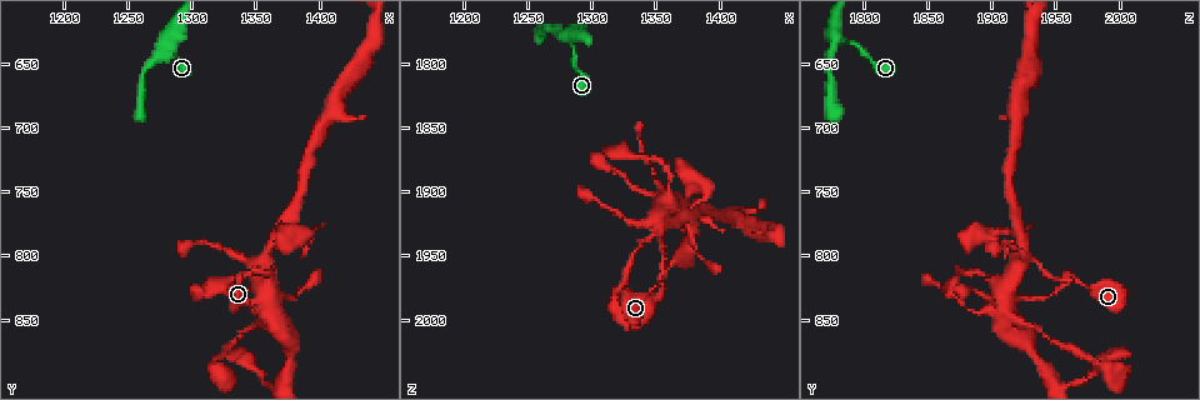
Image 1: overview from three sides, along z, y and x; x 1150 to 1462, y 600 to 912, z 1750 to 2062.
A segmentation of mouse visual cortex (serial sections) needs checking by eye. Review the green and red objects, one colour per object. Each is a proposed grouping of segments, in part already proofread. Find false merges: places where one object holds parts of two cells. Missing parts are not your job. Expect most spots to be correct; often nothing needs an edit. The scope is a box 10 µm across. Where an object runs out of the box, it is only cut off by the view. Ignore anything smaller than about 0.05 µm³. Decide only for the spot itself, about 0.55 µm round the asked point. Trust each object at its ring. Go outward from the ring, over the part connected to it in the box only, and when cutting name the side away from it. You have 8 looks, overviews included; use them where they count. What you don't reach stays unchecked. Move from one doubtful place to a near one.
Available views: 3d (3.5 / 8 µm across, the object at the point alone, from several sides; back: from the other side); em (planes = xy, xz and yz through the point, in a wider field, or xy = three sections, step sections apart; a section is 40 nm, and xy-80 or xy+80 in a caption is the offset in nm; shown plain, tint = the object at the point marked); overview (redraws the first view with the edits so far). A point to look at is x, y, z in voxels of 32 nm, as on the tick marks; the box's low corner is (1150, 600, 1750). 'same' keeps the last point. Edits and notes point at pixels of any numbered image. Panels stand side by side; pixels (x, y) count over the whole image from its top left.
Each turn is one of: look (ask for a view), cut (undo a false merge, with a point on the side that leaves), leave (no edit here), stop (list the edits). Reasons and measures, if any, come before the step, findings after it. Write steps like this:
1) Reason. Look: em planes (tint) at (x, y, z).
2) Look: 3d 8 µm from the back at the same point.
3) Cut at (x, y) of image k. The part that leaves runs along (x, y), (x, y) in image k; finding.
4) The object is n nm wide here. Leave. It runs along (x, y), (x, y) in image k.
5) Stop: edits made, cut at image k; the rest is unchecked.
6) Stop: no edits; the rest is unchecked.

Calibre changes. Look: 3d 8 µm at (1358, 800, 1926).

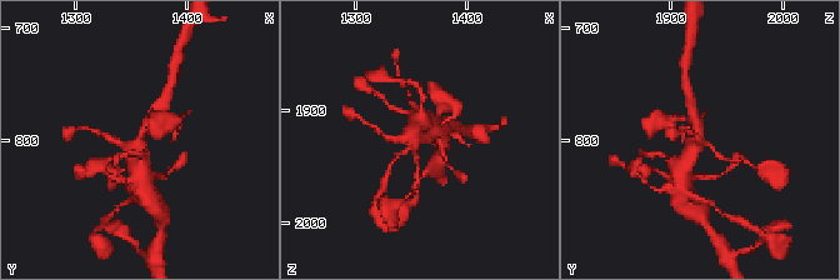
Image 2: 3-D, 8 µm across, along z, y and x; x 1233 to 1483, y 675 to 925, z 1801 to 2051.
Look: 3d 3.5 µm at the same point.

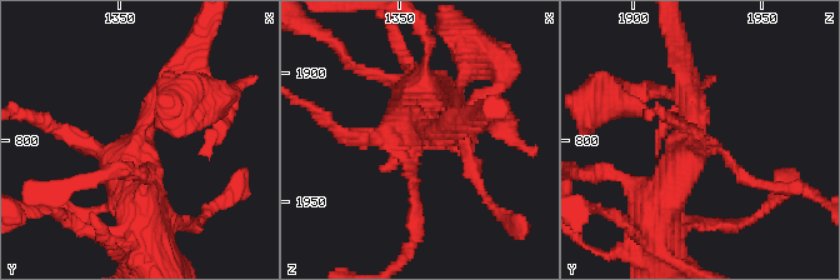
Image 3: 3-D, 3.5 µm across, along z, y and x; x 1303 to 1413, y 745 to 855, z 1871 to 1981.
4 arms meet here; the arms are 150, 200, 300, 450 nm wide; now the EM. Look: em xy step 5 (tint) at (1357, 800, 1927).

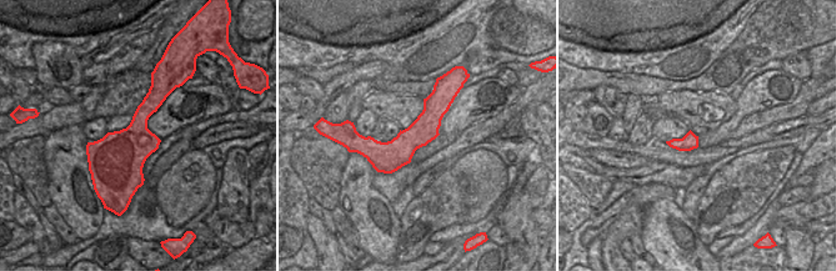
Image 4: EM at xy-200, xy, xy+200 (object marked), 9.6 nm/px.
The object is 260 nm wide here. Leave. It runs along (452, 93), (399, 149), (364, 140) in image 4; one cell here.

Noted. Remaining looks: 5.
Sudden change in width. Look: 3d 3.5 µm at (1402, 698, 1920).

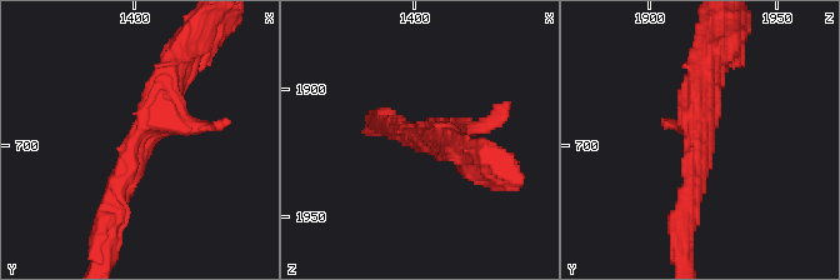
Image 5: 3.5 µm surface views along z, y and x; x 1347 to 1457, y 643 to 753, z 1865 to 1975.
Look: em xy step 1 (tint) at (1400, 698, 1920).

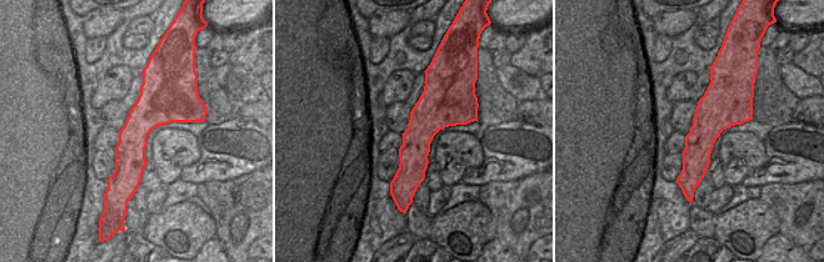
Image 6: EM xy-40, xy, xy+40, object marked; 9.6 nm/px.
Leave. It runs along (115, 213), (176, 64) in image 5; all the same cell.

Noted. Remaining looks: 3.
Three-way junction. Look: 3d 3.5 µm at (1280, 630, 1778).

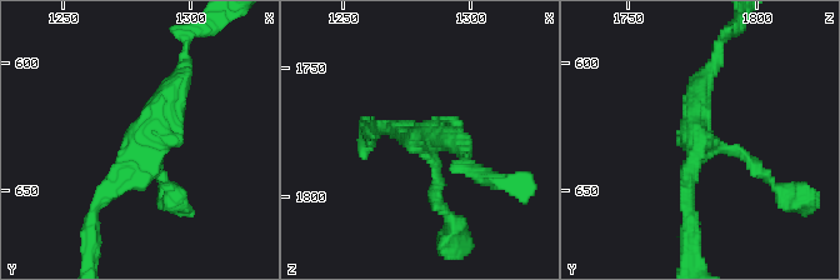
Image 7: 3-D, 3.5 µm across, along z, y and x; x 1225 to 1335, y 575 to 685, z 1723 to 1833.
Look: em xy step 3 (tint) at (1282, 631, 1779).

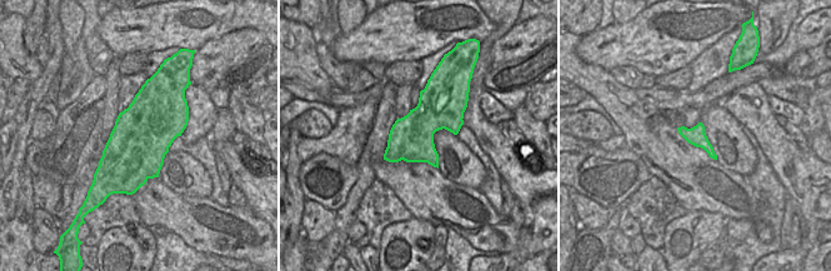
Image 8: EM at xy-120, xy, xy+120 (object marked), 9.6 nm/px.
The object is 440 nm wide here. Leave. It runs along (441, 208), (423, 140), (376, 128) in image 7; all the same cell.

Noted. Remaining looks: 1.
Stop: no edits; the rest is unchecked.

